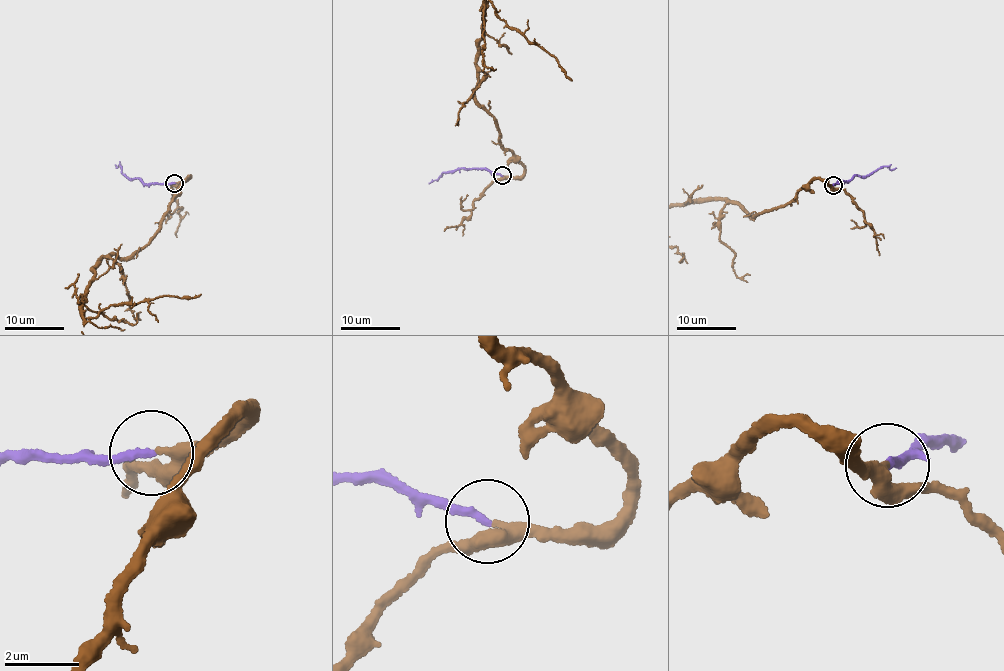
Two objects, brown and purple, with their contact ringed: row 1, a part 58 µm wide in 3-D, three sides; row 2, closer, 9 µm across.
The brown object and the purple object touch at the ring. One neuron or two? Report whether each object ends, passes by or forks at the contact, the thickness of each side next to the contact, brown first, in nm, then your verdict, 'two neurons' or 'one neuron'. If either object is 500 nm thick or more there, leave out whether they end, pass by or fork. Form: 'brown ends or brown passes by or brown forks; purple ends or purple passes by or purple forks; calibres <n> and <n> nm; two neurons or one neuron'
brown passes by; purple ends; calibres 300 and 220 nm; one neuron

